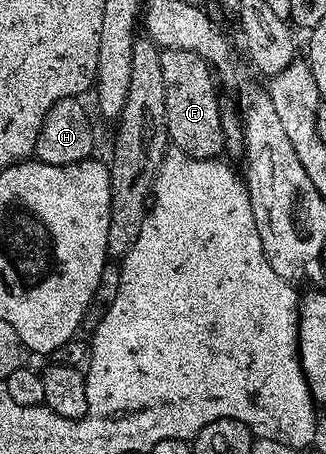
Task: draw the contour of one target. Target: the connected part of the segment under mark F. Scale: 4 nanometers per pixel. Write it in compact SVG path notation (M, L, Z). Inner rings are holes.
M160 50L161 78L165 80L165 117L168 140L194 159L218 159L224 154L221 106L215 96L213 69L196 51Z

